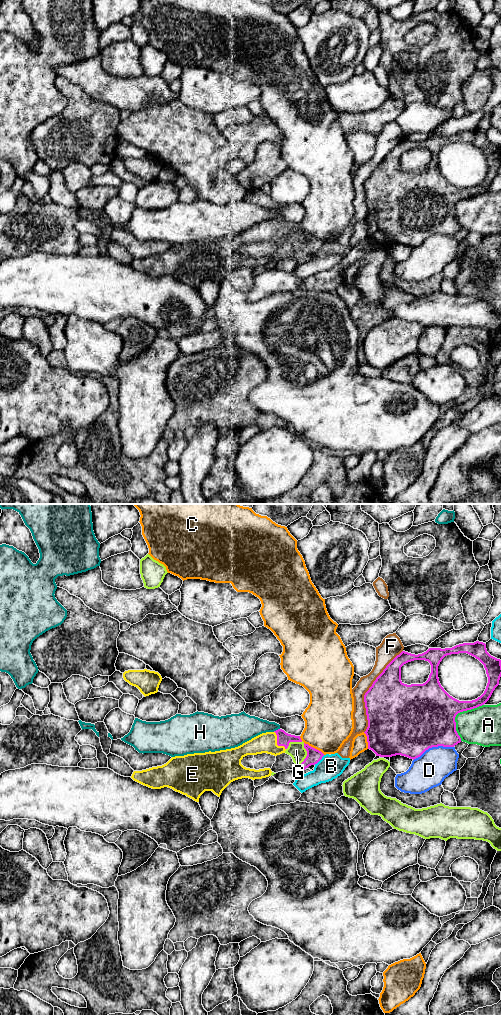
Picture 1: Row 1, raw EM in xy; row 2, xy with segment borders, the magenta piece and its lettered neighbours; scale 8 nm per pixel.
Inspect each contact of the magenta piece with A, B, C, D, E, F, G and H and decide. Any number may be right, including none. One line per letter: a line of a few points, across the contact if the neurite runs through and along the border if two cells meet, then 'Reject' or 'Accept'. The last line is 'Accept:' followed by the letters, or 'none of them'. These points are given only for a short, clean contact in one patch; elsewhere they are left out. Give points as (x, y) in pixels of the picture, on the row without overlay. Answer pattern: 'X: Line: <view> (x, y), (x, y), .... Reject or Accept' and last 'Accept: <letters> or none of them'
A: Reject
B: Reject
C: Reject
D: Reject
E: Line: xy (283, 227), (277, 230), (266, 230). Accept
F: Reject
G: Reject
H: Reject
Accept: E

